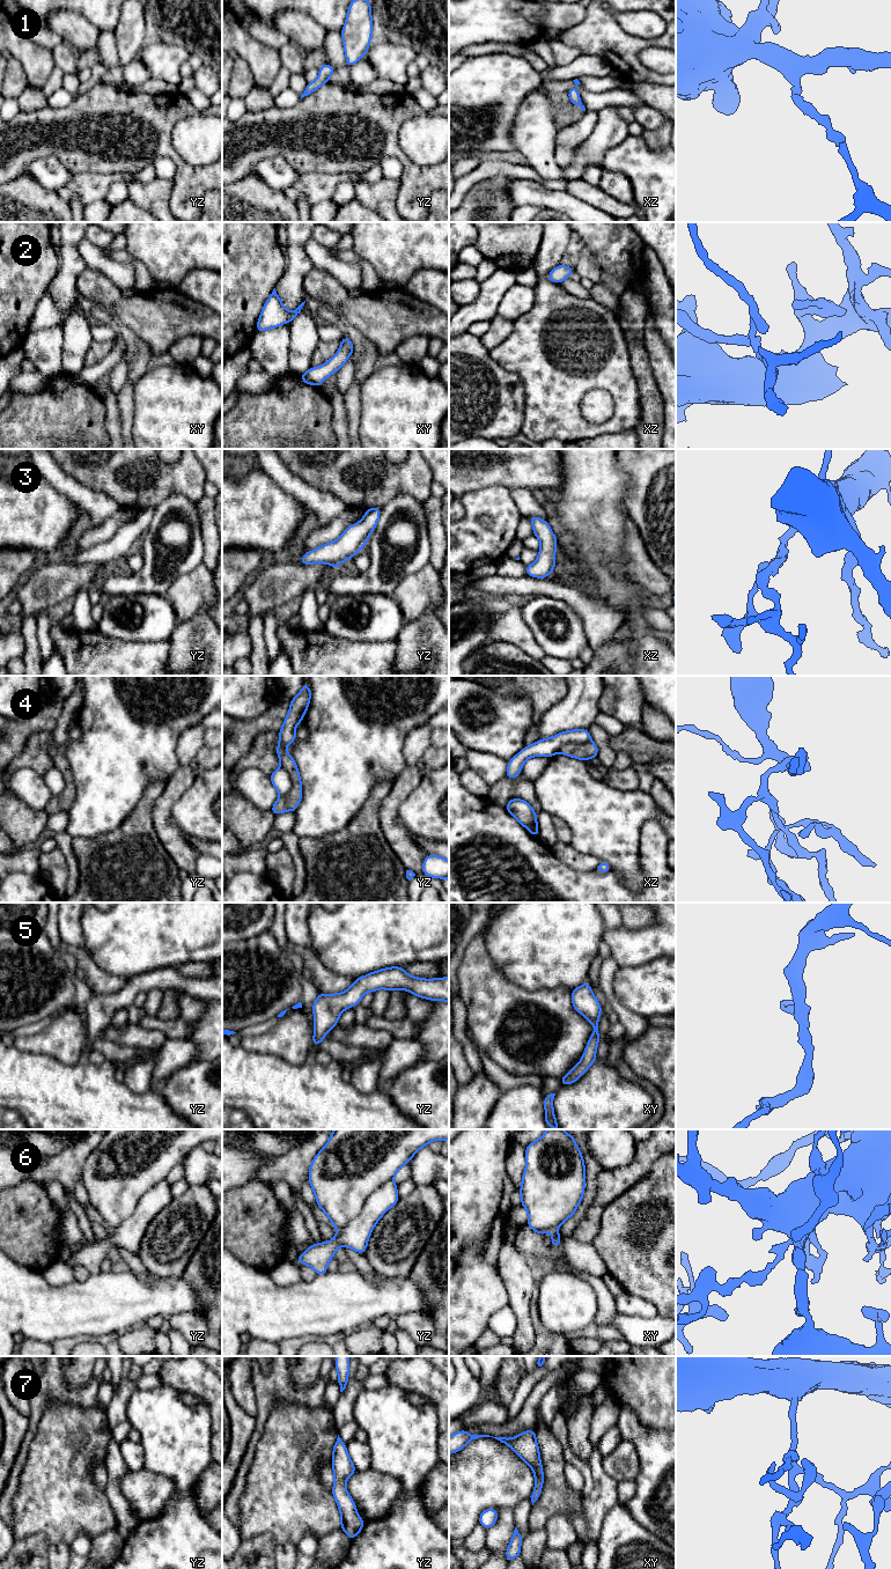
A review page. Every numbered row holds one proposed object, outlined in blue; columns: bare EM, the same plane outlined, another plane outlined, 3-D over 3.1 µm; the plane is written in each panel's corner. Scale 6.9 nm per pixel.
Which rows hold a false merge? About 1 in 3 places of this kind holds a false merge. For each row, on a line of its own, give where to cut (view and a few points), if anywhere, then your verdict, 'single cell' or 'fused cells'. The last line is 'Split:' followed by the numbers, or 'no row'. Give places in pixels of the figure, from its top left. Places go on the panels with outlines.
1: cut none; single cell
2: cut none; single cell
3: cut none; single cell
4: cut yz (281, 766), (291, 778), (292, 788), (280, 796); fused cells
5: cut none; single cell
6: cut none; single cell
7: cut none; single cell
Split: 4

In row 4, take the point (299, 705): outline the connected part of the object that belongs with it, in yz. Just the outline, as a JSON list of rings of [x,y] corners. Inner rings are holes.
[[[303,682],[300,693],[290,700],[288,715],[279,731],[280,737],[277,746],[277,754],[281,761],[281,767],[284,767],[289,773],[293,786],[290,791],[284,796],[280,796],[271,808],[271,811],[274,816],[285,811],[294,812],[302,798],[302,783],[300,773],[297,771],[297,765],[294,758],[286,752],[286,746],[297,738],[295,734],[295,727],[302,722],[310,699],[310,687],[305,682]]]

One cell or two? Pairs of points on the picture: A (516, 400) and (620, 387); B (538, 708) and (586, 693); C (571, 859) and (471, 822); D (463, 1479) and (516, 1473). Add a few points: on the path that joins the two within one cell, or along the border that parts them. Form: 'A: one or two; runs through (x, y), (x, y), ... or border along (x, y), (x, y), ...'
A: two; border along (515, 374), (524, 389), (522, 426)
B: two; border along (568, 687), (567, 692), (544, 713), (538, 723)
C: two; border along (550, 847), (565, 864), (574, 869)
D: one; runs through (476, 1478), (503, 1477)

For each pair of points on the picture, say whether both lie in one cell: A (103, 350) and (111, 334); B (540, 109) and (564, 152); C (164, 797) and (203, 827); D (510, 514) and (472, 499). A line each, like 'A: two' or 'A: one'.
A: two
B: two
C: two
D: one

